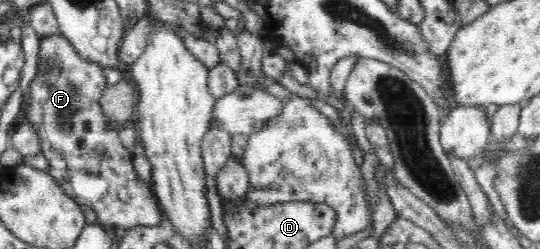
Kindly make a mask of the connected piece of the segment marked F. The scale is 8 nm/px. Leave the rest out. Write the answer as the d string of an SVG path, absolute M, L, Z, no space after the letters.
M61 34L45 35L40 41L39 72L31 82L30 106L22 111L20 120L33 126L41 152L49 162L49 175L62 186L70 198L79 205L90 206L95 210L97 223L114 232L135 225L157 226L164 219L163 210L152 190L151 182L143 182L133 167L132 152L121 144L118 127L108 123L99 99L107 90L105 68L90 61L83 61L73 44Z

